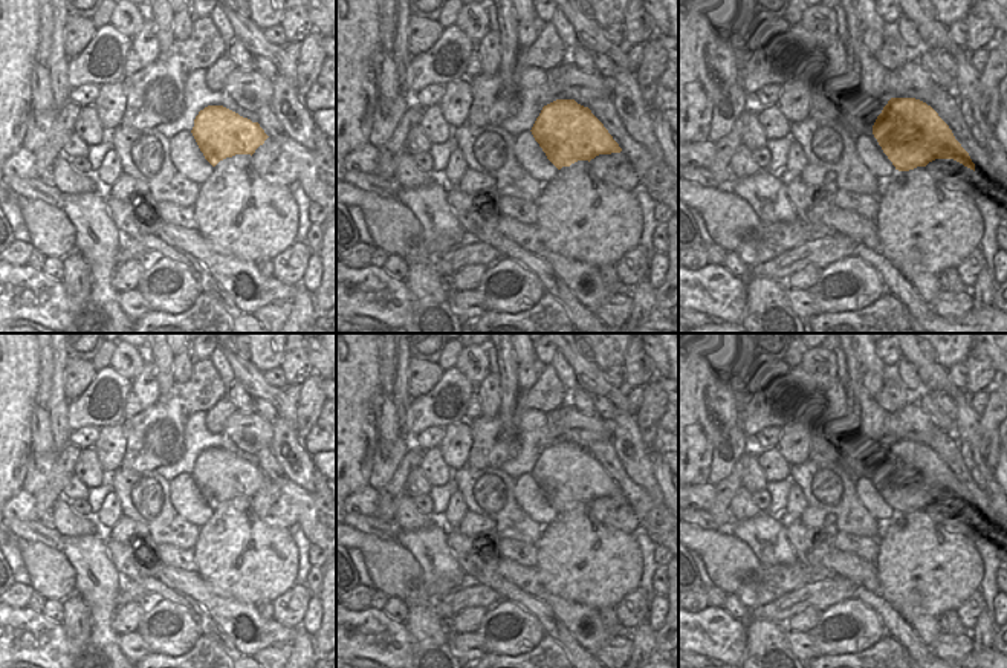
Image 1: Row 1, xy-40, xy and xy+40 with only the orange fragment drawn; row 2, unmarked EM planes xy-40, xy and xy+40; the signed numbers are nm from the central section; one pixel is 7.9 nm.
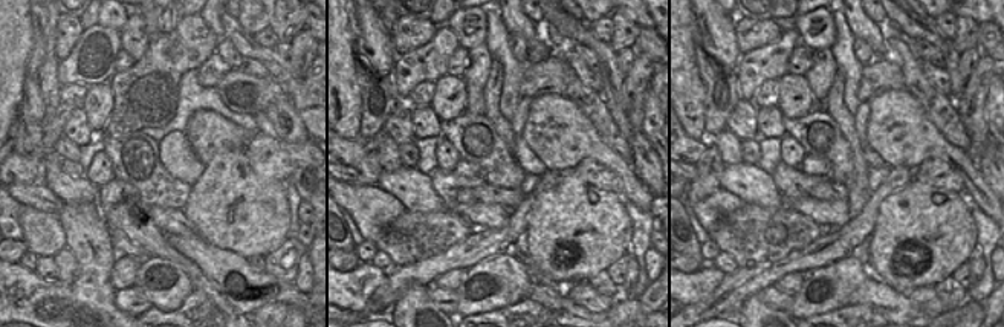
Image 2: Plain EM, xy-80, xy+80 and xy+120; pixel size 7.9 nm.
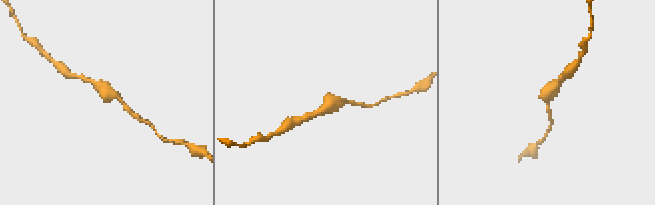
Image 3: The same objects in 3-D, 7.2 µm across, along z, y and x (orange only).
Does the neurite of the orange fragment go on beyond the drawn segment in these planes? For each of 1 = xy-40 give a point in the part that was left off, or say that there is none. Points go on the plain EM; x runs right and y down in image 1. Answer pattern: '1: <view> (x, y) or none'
1: none

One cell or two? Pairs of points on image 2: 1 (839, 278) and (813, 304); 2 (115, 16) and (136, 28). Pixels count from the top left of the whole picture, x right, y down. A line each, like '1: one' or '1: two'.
1: one
2: two

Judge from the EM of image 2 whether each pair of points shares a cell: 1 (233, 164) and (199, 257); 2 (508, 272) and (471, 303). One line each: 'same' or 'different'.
1: different
2: same

